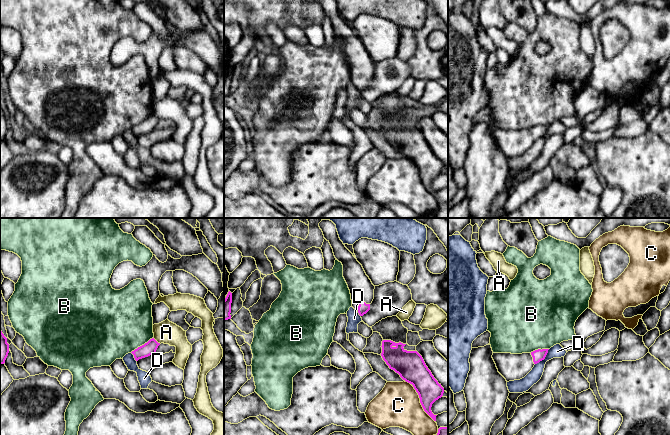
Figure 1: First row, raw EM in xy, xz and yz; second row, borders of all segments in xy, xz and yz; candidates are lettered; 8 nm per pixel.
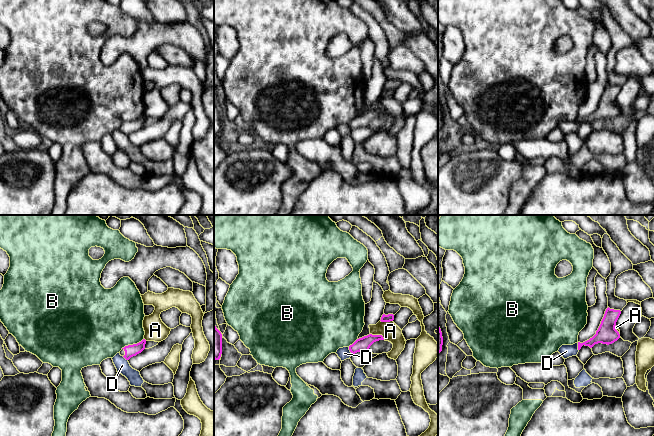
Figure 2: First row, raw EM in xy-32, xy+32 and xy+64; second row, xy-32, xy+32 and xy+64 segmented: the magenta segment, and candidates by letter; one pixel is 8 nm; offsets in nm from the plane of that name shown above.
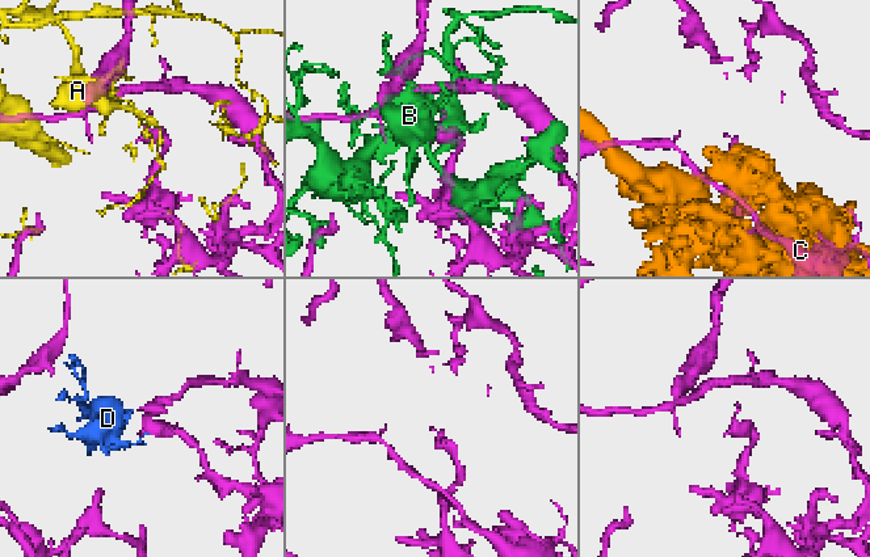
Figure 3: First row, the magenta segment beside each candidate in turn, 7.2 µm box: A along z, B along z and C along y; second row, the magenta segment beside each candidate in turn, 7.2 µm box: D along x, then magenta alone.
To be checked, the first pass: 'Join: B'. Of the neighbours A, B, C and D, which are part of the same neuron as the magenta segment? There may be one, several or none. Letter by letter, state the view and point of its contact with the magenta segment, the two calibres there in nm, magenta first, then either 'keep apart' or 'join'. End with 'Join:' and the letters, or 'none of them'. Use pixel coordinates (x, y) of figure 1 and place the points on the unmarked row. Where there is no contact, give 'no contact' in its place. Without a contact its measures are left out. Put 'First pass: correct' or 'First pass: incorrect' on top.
First pass: incorrect
A: xy (156, 117) | 110/180 nm | keep apart
B: xy (142, 121) | 110/480 nm | keep apart
C: xz (421, 180) | 190/360 nm | keep apart
D: yz (544, 134) | 100/110 nm | keep apart
Join: none of them

